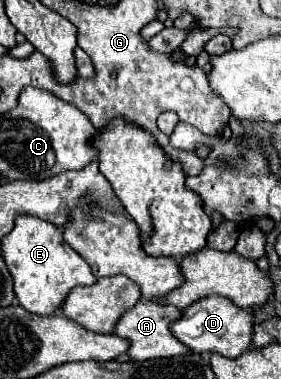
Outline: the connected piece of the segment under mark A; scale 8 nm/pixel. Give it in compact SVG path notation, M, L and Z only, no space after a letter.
M140 300L132 310L124 312L120 316L112 334L128 340L130 348L128 348L126 354L128 354L130 360L152 360L152 358L180 356L180 354L186 354L188 348L182 346L182 342L178 342L170 332L170 322L180 318L180 314L182 312L178 308L160 306L156 300Z

